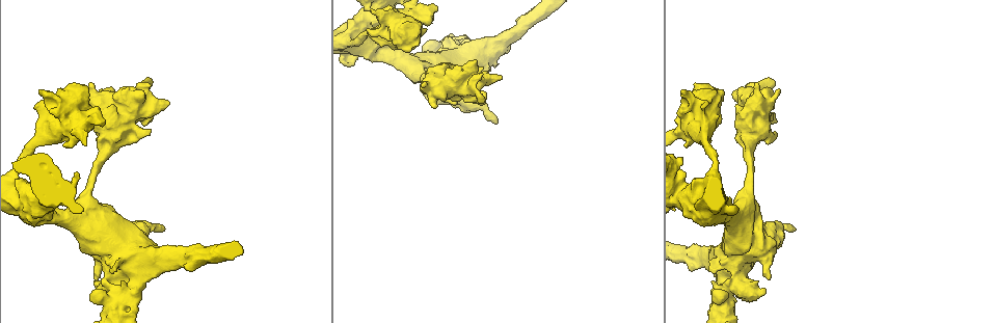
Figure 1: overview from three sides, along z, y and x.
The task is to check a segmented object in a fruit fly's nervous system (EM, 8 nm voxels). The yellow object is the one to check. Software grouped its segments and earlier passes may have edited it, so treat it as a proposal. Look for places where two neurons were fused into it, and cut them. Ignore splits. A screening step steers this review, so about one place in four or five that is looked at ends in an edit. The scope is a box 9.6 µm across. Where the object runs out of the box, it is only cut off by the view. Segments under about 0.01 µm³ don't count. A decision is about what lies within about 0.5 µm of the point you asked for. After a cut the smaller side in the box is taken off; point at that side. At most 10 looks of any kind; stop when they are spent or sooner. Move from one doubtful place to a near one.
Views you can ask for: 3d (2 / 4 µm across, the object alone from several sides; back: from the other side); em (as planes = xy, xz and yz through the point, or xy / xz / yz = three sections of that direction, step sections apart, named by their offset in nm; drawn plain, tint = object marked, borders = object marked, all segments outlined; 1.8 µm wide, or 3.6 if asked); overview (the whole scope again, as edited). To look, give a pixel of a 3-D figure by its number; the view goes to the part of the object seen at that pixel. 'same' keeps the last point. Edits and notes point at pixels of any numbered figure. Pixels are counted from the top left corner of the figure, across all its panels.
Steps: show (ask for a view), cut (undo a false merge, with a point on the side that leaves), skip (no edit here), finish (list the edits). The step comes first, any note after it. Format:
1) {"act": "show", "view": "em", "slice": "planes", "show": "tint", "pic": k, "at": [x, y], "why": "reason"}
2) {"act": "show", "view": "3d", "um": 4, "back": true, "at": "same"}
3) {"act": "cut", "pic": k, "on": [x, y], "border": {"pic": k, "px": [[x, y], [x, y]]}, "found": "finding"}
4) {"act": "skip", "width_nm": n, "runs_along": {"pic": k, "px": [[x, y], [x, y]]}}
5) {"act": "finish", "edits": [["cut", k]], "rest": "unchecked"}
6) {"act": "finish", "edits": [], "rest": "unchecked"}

{"act": "show", "view": "3d", "um": 4, "pic": 1, "at": [115, 310], "why": "abrupt turn"}

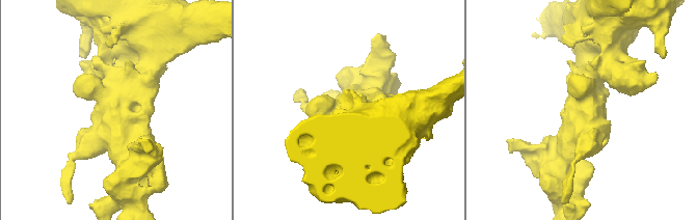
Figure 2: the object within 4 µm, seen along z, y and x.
{"act": "show", "view": "em", "um": 3.6, "slice": "planes", "show": "tint", "pic": 2, "at": [116, 107], "why": "shape alone is not enough"}

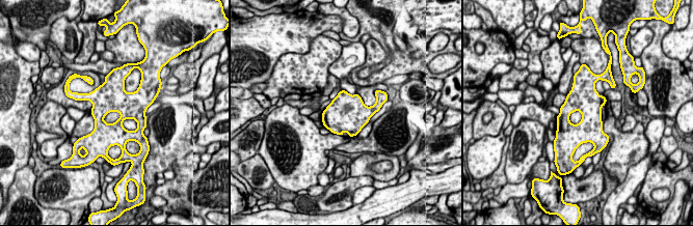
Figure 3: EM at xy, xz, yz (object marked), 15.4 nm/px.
{"act": "skip", "found": "all the same neuron"}

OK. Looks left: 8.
{"act": "show", "view": "em", "um": 3.6, "slice": "yz", "step": 16, "show": "tint", "pic": 1, "at": [750, 249], "why": "sharp bend"}

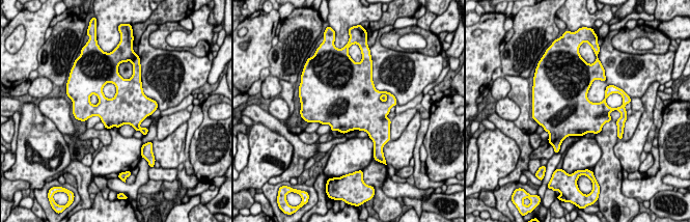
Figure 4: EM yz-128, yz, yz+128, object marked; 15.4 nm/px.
{"act": "skip", "found": "continuous, no second neuron"}

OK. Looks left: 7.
{"act": "show", "view": "3d", "um": 4, "pic": 1, "at": [113, 142], "why": "sudden change in width"}

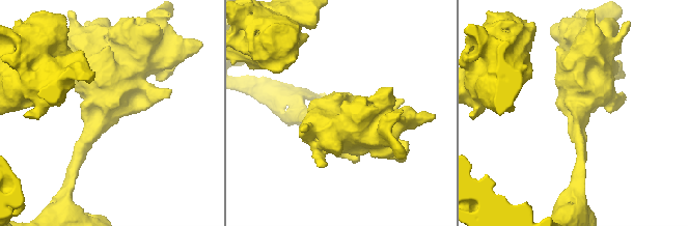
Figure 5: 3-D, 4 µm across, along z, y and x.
{"act": "show", "view": "em", "slice": "planes", "show": "plain", "pic": 5, "at": [578, 111], "arm_widths_nm": [200, 700]}

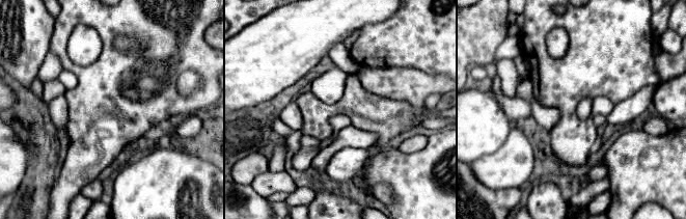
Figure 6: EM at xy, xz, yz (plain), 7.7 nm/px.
{"act": "show", "view": "em", "slice": "planes", "show": "tint", "at": "same", "why": "where the object lies"}

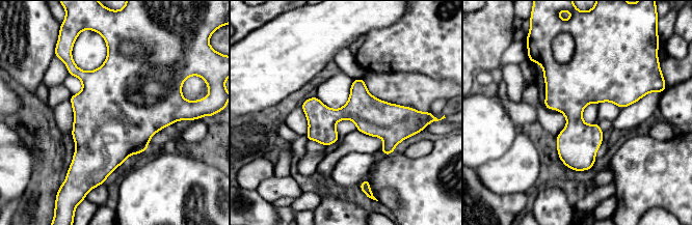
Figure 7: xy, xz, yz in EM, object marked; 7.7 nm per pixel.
{"act": "cut", "pic": 7, "on": [563, 45], "found": "a second neuron is stuck on"}

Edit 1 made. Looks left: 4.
{"act": "show", "view": "overview"}

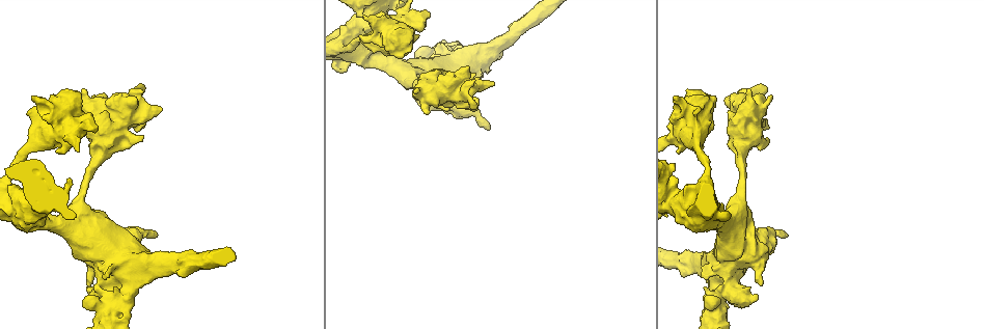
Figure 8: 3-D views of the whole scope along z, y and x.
{"act": "show", "view": "em", "um": 3.6, "slice": "planes", "show": "tint", "pic": 8, "at": [65, 126]}

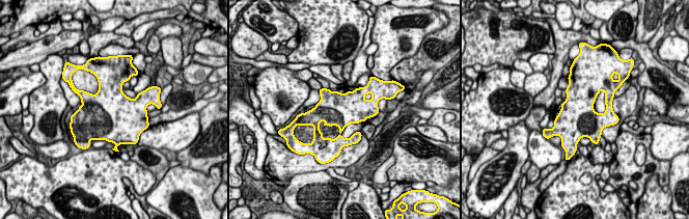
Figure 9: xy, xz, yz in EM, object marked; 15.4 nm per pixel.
{"act": "skip", "found": "one neuron here"}

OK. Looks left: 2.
{"act": "finish", "edits": [["cut", 7]], "rest": "unchecked"}

